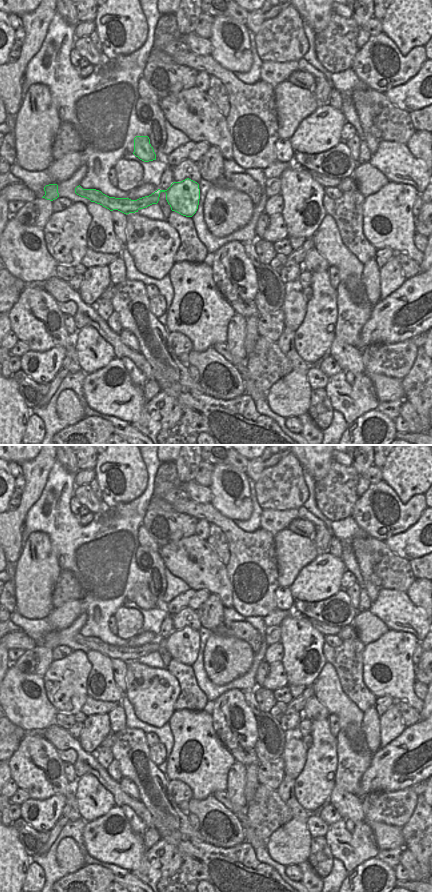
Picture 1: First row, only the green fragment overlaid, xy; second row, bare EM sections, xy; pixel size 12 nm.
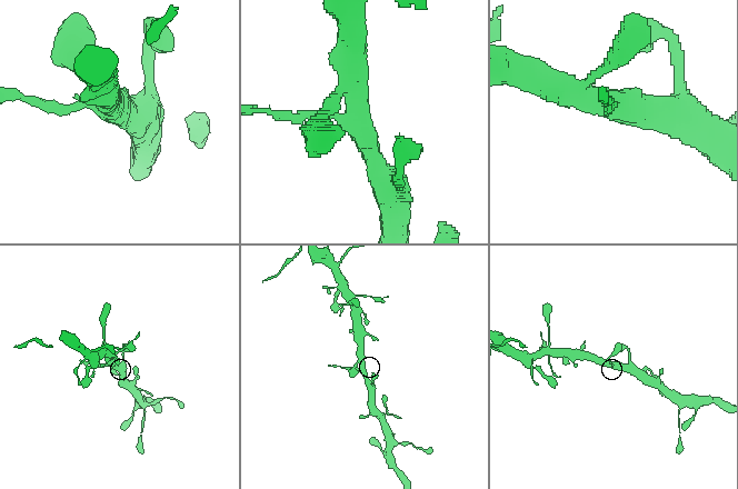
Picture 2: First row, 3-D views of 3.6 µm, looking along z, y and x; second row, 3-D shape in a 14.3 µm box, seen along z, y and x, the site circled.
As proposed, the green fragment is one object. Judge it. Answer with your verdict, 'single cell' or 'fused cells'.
single cell

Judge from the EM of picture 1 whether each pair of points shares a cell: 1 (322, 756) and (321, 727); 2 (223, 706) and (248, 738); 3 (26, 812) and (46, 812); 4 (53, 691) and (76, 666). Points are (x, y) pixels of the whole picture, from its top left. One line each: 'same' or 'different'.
1: same
2: same
3: same
4: same

